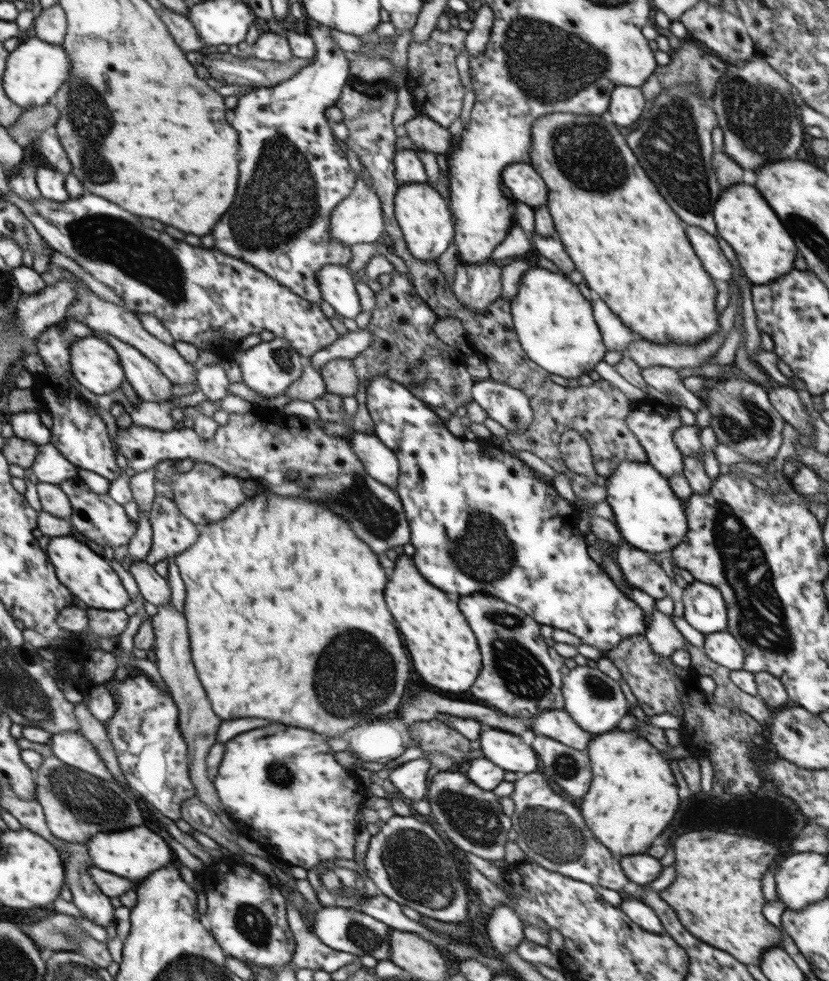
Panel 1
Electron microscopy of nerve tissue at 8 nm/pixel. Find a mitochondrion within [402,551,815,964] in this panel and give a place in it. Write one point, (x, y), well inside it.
(525, 676)

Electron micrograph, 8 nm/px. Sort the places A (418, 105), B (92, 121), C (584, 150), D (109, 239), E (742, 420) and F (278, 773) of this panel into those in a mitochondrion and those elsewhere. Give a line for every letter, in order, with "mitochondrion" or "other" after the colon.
A: other
B: mitochondrion
C: mitochondrion
D: mitochondrion
E: mitochondrion
F: mitochondrion

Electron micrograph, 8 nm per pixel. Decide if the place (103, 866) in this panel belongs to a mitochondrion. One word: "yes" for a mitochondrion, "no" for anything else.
no

